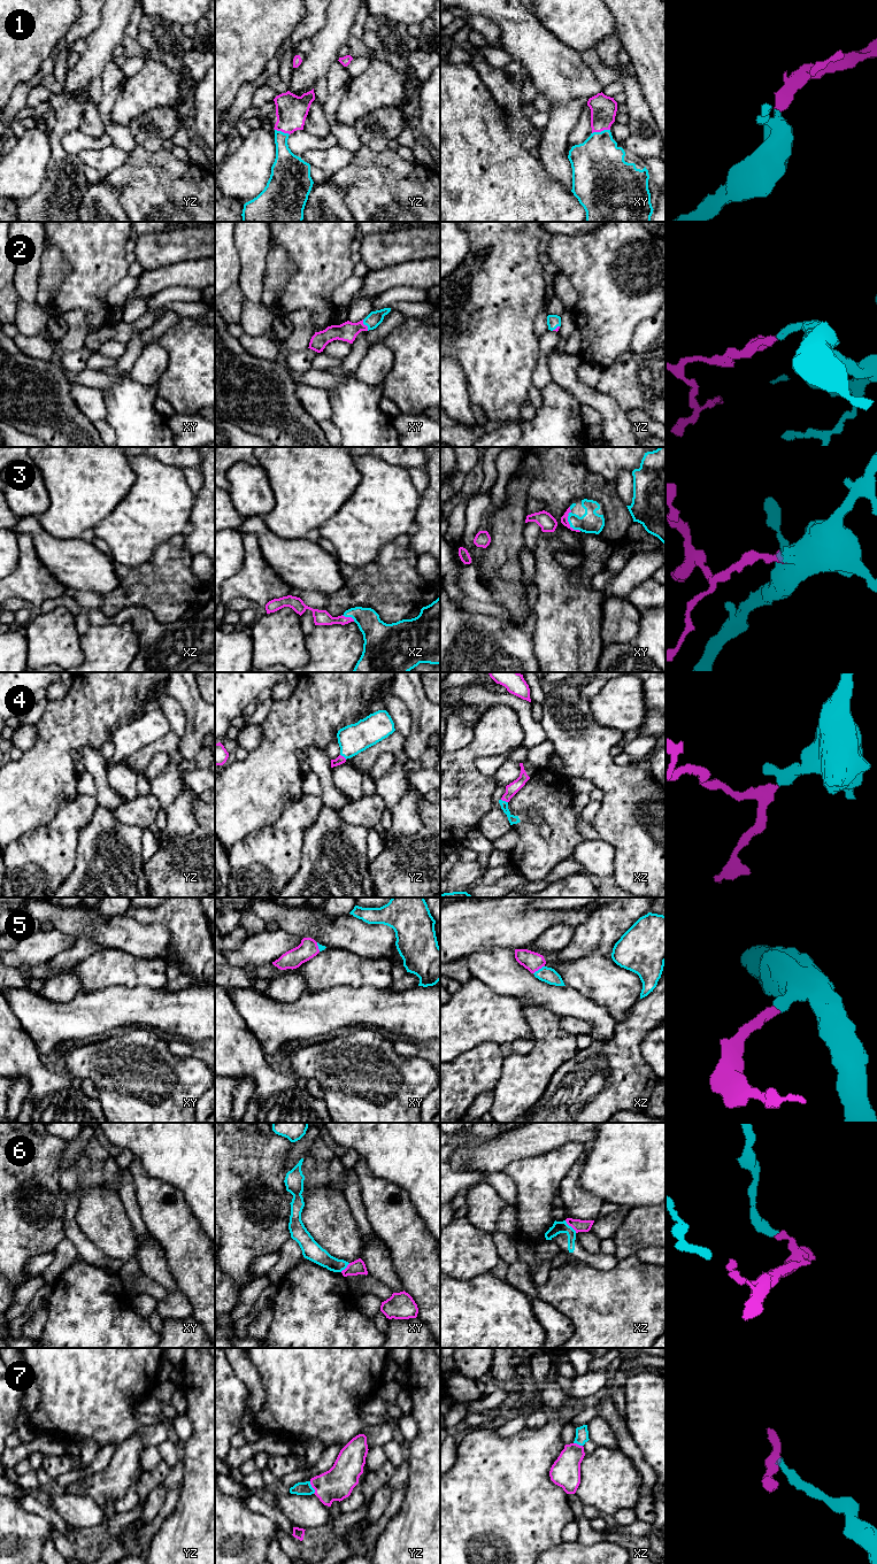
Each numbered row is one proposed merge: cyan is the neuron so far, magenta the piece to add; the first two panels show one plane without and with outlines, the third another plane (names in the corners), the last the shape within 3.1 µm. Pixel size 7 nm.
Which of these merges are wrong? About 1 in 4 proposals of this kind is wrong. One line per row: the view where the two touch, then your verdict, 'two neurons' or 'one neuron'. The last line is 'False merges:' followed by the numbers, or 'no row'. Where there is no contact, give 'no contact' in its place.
1: xy | one neuron
2: xy | one neuron
3: xy | one neuron
4: xz | one neuron
5: xz | one neuron
6: xz | two neurons
7: yz | one neuron
False merges: 6

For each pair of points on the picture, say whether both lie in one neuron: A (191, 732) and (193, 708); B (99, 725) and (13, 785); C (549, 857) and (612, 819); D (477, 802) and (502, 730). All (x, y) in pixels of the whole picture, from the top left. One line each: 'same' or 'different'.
A: same
B: same
C: different
D: same

